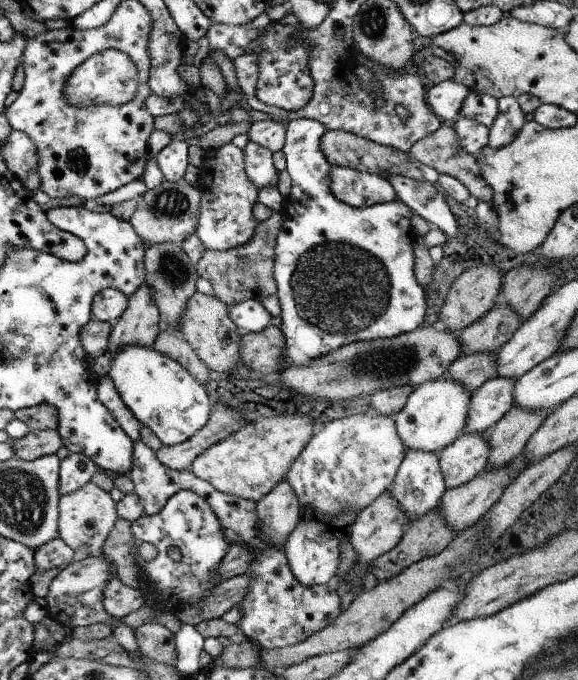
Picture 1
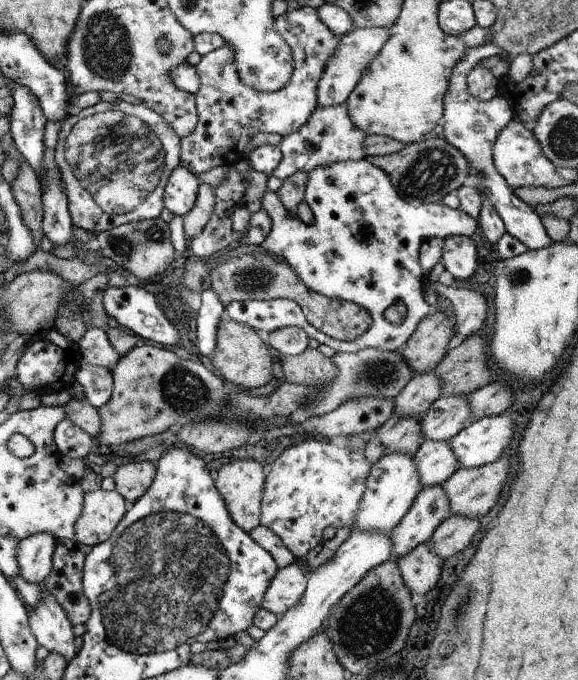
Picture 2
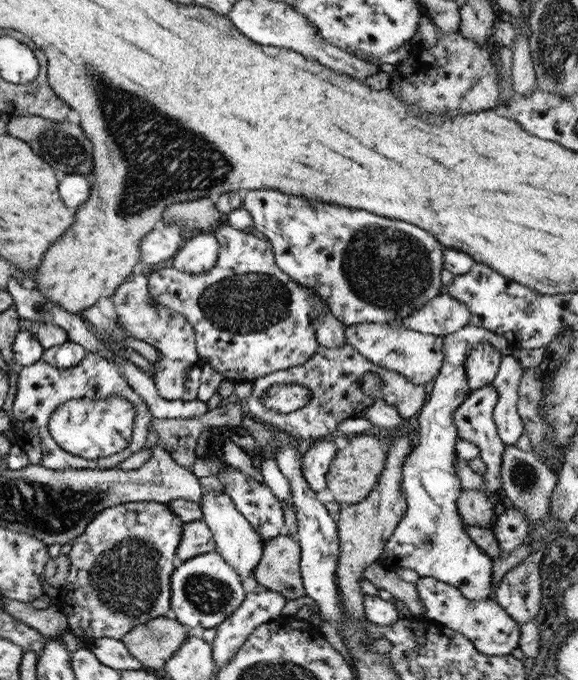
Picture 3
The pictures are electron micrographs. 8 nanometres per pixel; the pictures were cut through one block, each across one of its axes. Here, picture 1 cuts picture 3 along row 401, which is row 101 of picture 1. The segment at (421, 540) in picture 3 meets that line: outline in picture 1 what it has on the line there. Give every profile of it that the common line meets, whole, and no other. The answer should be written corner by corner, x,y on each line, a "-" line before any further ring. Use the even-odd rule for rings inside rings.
450,79
435,85
427,85
424,98
431,113
443,124
451,125
458,119
459,108
467,94
468,88

